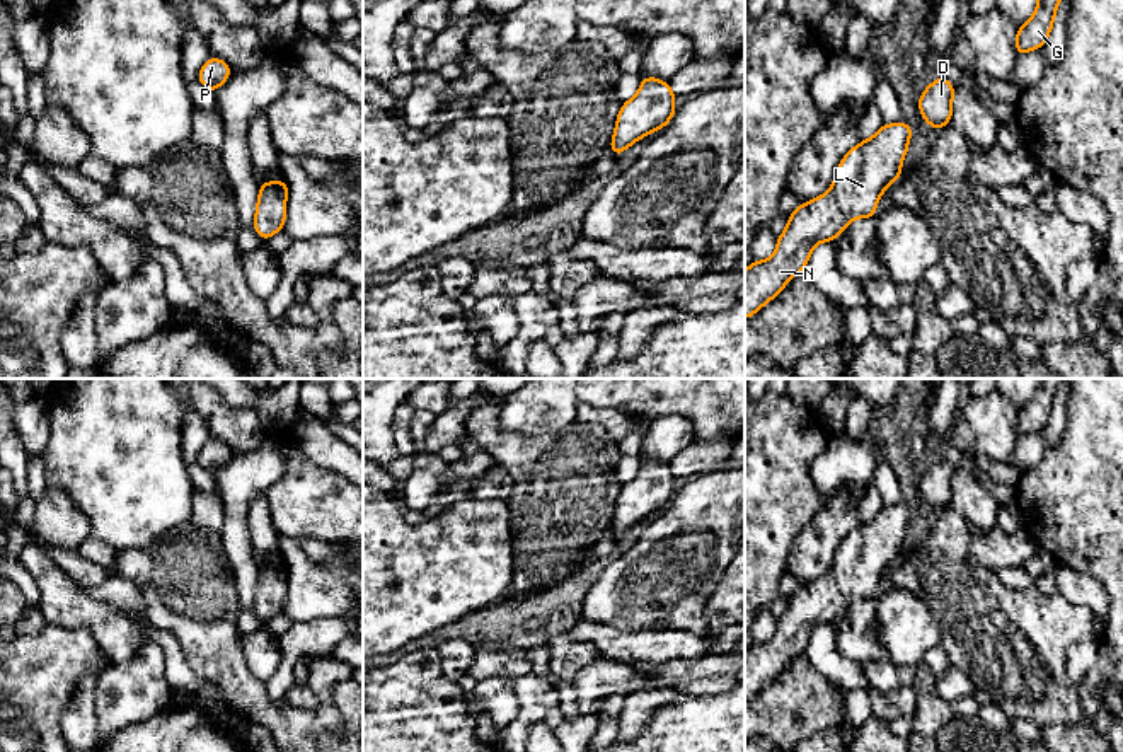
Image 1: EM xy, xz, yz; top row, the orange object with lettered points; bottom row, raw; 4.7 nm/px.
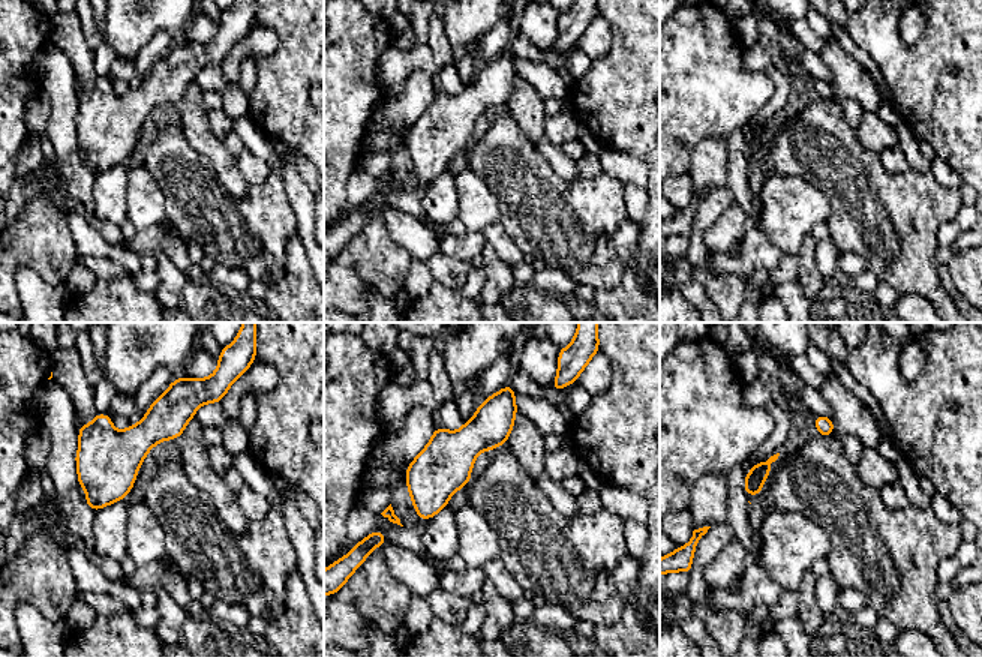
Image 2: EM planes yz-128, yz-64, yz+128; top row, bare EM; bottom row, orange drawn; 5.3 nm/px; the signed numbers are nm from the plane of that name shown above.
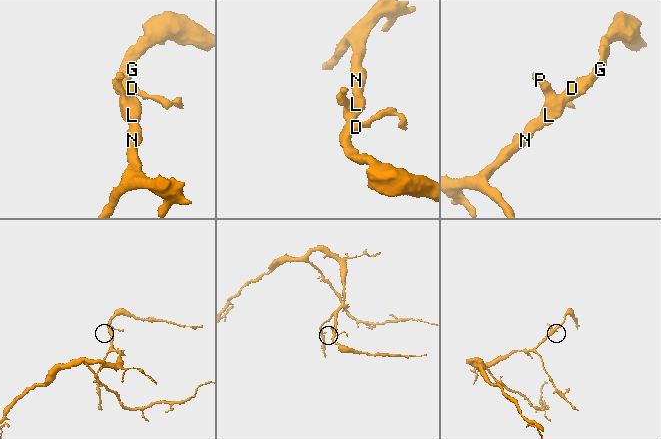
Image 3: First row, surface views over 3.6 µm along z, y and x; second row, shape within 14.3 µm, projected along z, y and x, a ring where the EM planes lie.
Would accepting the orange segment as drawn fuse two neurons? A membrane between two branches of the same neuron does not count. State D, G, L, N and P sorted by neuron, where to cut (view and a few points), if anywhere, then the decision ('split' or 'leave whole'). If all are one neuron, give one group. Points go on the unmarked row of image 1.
groups D G L N P; cut none; leave whole

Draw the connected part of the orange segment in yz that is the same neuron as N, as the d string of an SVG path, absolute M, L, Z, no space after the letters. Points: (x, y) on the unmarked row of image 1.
M888 505L850 530L837 549L832 570L789 597L775 634L745 651L745 701L775 680L789 662L804 653L818 624L837 621L850 602L876 599L886 570L901 559L912 520L910 505Z

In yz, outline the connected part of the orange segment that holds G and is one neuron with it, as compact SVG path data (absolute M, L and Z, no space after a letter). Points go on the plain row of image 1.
M1038 379L1033 399L1022 409L1016 411L1016 438L1045 428L1062 380L1063 379Z

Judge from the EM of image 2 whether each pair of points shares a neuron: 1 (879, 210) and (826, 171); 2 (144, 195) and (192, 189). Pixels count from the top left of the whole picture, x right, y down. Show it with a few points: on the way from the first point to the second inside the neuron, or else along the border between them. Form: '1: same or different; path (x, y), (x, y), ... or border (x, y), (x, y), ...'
1: same; path (865, 197), (840, 171)
2: different; border (143, 165), (164, 194), (167, 221)

